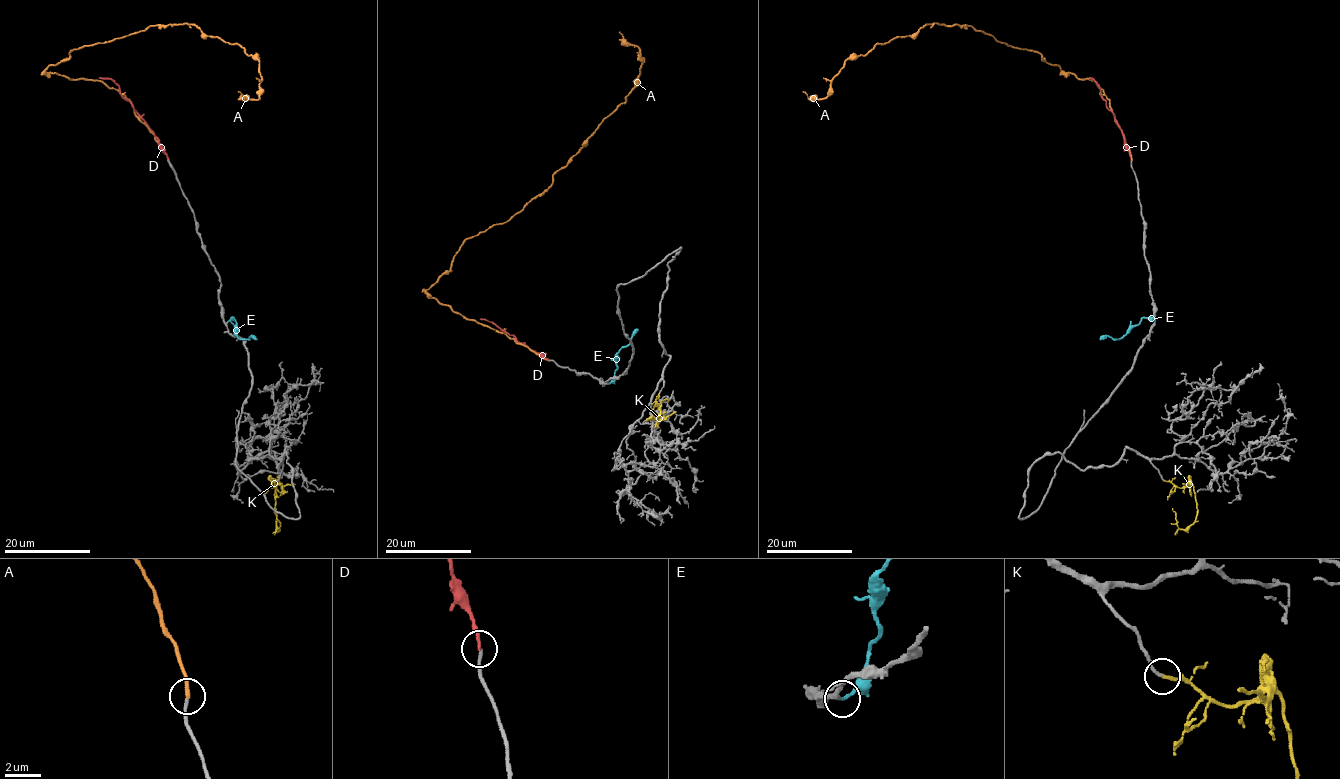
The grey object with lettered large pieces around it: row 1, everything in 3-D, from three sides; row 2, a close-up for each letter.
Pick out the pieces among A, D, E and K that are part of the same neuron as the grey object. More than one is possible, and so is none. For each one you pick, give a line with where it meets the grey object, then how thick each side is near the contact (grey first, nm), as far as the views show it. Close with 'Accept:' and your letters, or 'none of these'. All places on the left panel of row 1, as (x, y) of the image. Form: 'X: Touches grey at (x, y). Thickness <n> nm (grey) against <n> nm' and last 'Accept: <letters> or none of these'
E: Touches grey at (227, 322). Thickness 240 nm (grey) against 180 nm
K: Touches grey at (278, 480). Thickness 140 nm (grey) against 170 nm
Accept: E, K

